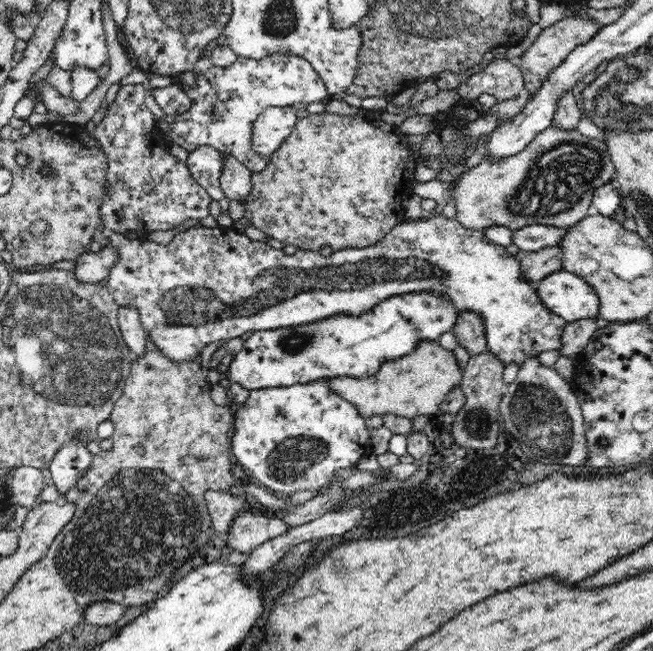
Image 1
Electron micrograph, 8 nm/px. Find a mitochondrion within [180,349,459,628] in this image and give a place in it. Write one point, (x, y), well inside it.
(293, 458)

